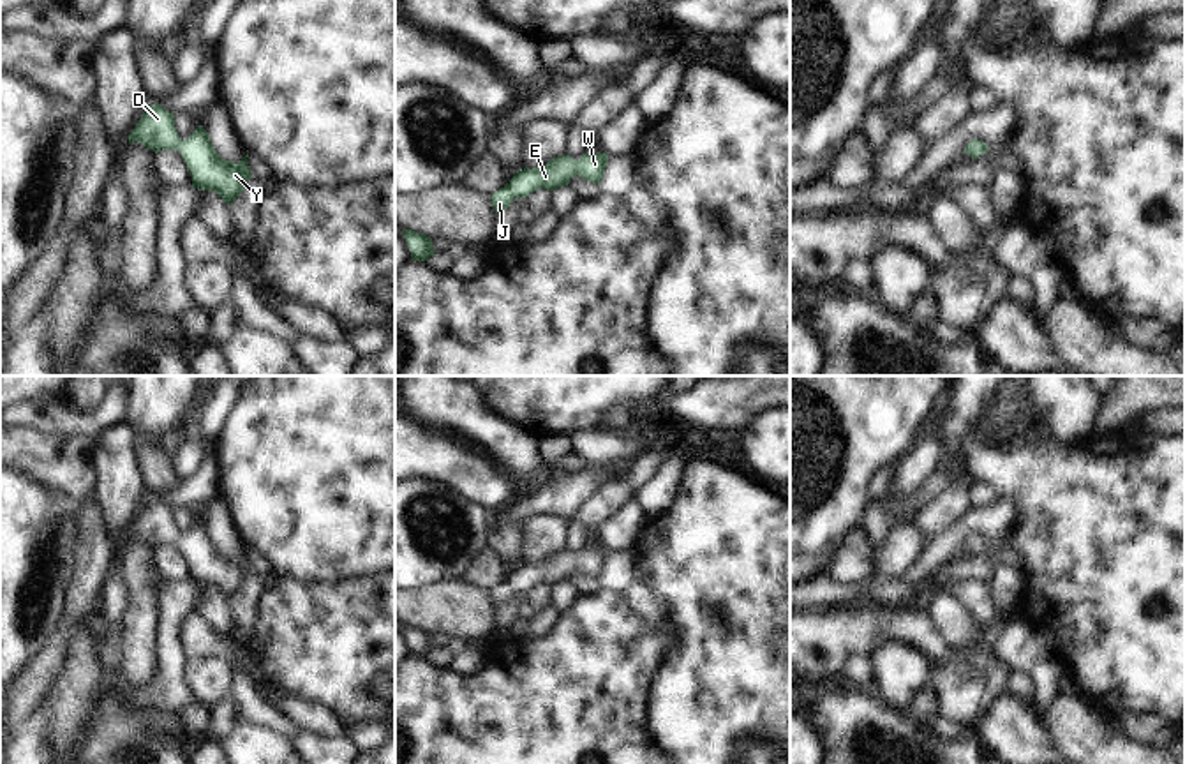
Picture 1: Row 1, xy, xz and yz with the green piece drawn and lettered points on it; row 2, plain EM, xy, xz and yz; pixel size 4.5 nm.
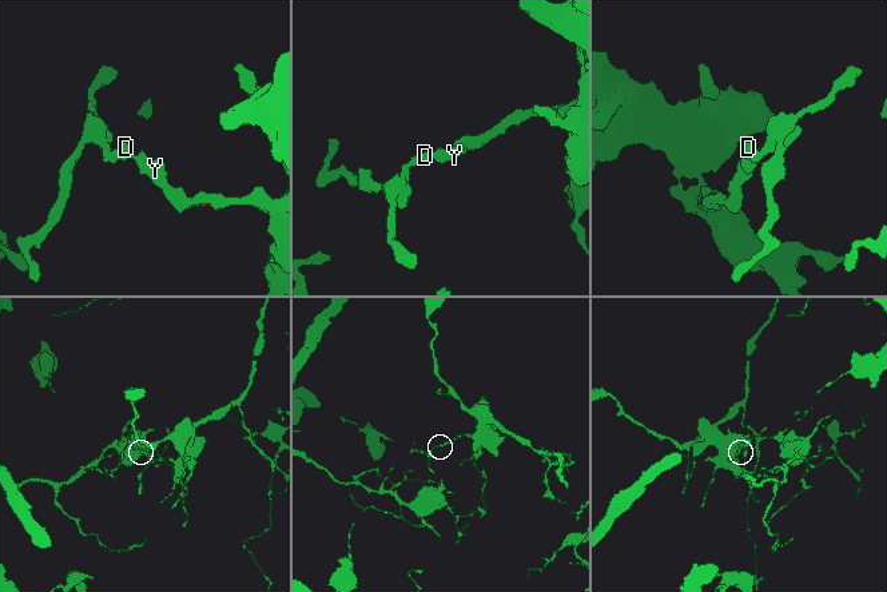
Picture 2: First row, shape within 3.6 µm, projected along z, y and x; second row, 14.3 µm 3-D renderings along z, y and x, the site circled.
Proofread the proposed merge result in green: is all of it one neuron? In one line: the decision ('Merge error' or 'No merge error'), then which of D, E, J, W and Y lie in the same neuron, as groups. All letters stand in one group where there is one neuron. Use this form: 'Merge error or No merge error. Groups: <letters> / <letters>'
No merge error. Groups: D E J W Y.

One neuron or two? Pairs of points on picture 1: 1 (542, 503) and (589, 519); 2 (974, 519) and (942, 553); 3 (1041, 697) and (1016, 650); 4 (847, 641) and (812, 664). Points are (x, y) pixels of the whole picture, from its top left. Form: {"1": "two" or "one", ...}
{"1": "two", "2": "one", "3": "one", "4": "one"}

